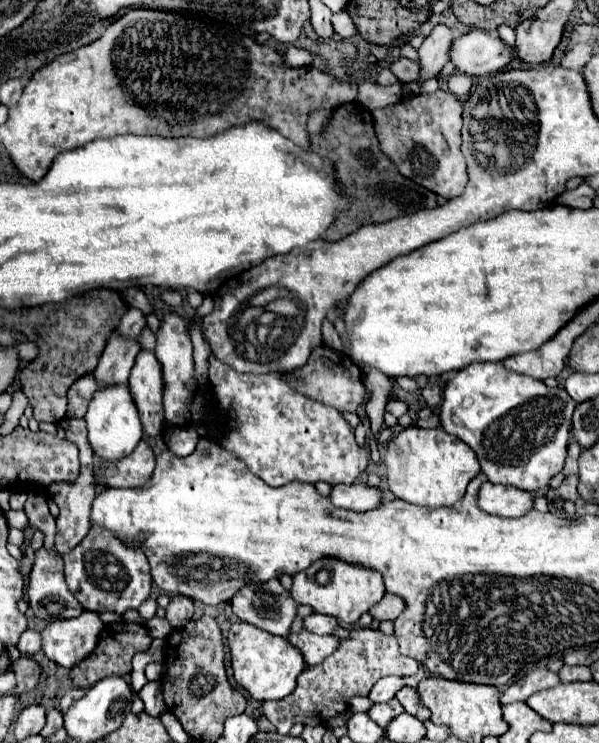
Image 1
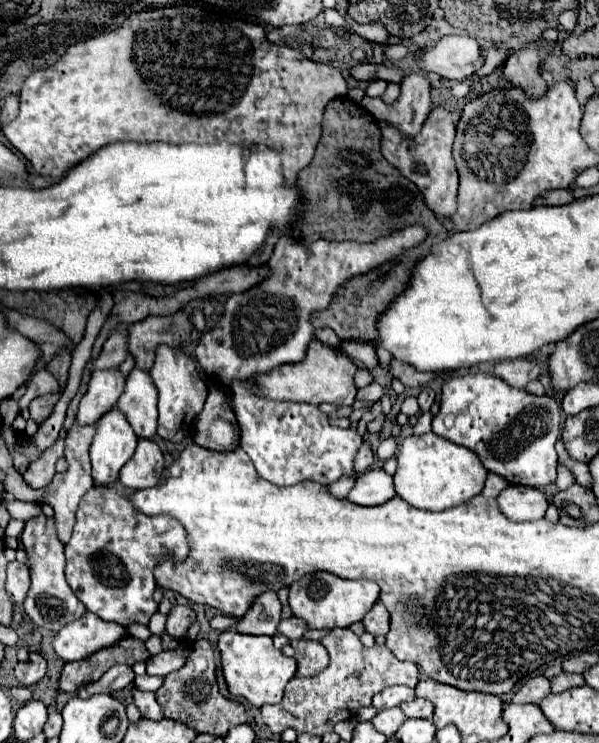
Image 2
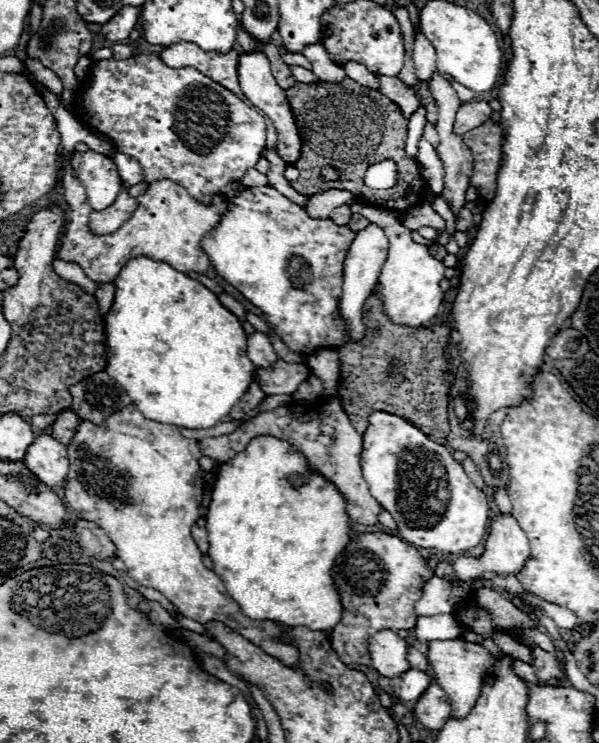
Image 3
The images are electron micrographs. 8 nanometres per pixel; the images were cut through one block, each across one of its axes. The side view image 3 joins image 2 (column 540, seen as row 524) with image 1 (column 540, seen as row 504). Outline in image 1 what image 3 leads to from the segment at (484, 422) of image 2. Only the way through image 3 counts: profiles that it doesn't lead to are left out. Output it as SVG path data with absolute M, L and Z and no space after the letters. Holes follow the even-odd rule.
M474 362L462 368L446 384L440 406L440 428L460 438L476 452L482 472L490 482L534 492L548 486L548 480L554 478L564 466L574 408L576 402L564 388L548 388L542 384L542 380L506 370L500 362Z

